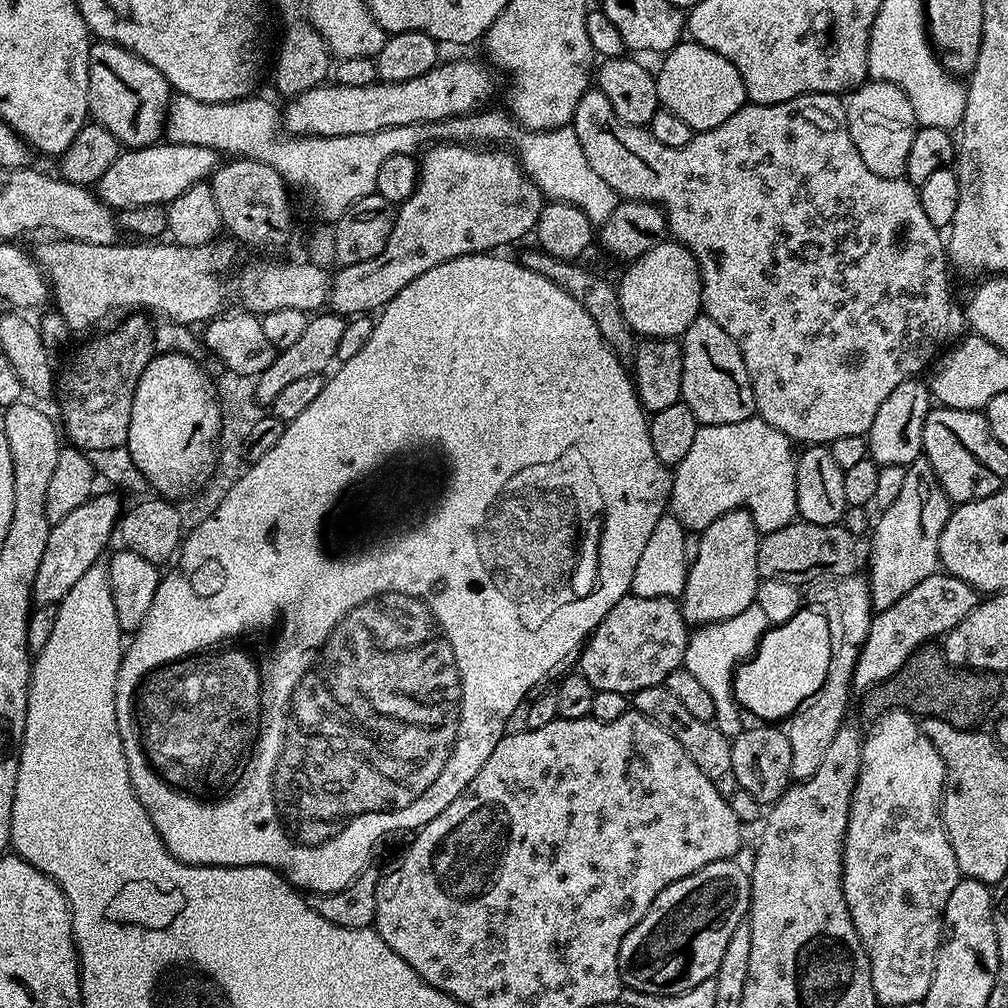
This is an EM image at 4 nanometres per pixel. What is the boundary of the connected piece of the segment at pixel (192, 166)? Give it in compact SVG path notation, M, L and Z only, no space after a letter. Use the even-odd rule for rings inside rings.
M157 142L145 148L130 148L110 162L110 170L98 182L98 195L113 210L151 204L167 206L178 194L190 190L190 186L205 183L217 167L218 153L206 146Z

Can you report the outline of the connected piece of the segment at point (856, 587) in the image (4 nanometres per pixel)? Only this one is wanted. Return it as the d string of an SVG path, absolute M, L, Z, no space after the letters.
M863 575L828 578L823 582L813 583L811 588L813 600L811 603L818 606L828 619L832 653L824 692L817 696L812 704L805 705L798 714L791 716L786 724L790 738L790 770L792 780L796 782L808 780L818 770L818 766L822 766L822 758L826 754L826 749L830 747L830 742L834 742L834 734L838 734L838 730L845 723L848 695L853 695L854 692L852 687L854 666L858 662L860 647L864 644L874 615L868 582Z

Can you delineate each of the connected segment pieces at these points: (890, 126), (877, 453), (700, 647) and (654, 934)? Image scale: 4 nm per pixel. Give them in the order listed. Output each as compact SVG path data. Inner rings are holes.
M869 79L847 97L846 111L850 138L854 138L858 154L862 154L862 162L882 178L903 177L906 158L910 158L910 146L918 127L910 98L890 82Z
M913 378L894 386L887 396L886 402L878 406L878 414L874 414L874 426L870 426L867 434L868 455L877 465L902 464L910 465L921 459L924 443L922 442L922 426L930 411L930 388L923 379Z
M757 602L746 606L746 610L742 610L742 614L734 614L734 618L726 618L722 622L697 627L688 637L682 666L690 674L694 674L694 678L698 678L698 682L702 682L702 686L706 686L710 698L714 698L714 710L716 711L714 723L729 738L734 738L746 727L745 721L740 721L742 712L736 703L733 692L733 673L741 661L751 657L756 651L760 637L768 631L769 627L766 613Z
M735 859L710 862L702 870L666 886L658 898L646 910L646 914L626 934L622 946L618 950L618 966L620 979L625 985L646 994L659 996L677 996L679 992L698 986L698 982L713 979L722 962L722 954L726 954L726 945L730 943L730 934L745 923L748 905L752 903L752 882L749 873Z

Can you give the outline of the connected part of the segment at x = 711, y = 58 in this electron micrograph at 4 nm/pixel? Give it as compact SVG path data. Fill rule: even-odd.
M681 42L669 50L661 60L664 61L660 64L660 72L655 73L656 93L660 96L661 105L669 108L674 114L678 114L678 118L682 118L682 122L689 124L696 132L705 132L714 126L722 126L722 122L726 122L730 114L743 108L748 100L746 86L736 67L726 58L722 58L722 54L706 46L695 42Z

